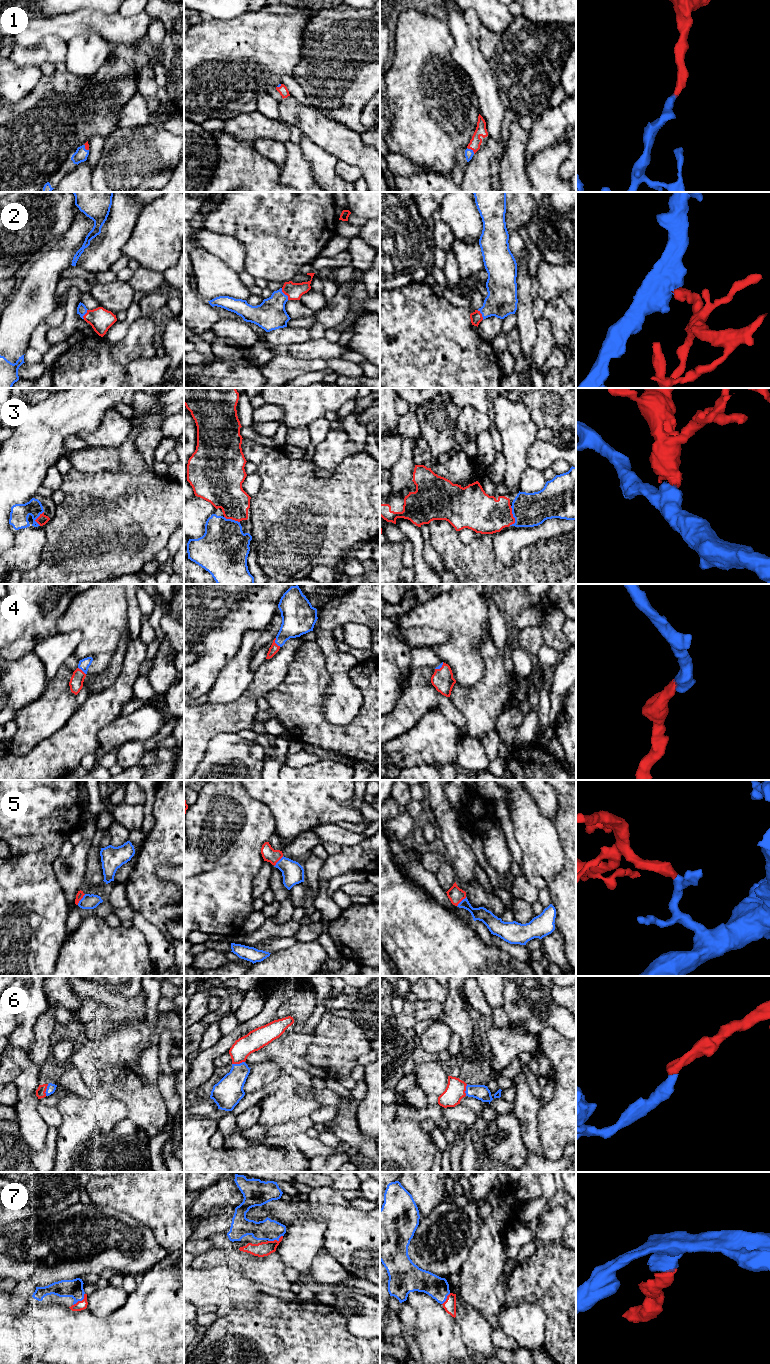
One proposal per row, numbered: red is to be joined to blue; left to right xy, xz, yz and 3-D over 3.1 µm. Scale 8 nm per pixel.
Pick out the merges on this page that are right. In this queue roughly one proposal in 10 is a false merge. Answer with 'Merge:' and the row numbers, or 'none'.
Merge: 1, 2, 3, 4, 5, 6, 7

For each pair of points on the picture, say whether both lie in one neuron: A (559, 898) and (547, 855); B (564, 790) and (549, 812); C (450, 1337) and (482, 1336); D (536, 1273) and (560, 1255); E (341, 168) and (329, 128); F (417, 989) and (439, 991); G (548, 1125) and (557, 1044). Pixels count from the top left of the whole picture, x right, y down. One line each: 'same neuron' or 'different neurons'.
A: different neurons
B: different neurons
C: different neurons
D: same neuron
E: different neurons
F: same neuron
G: same neuron

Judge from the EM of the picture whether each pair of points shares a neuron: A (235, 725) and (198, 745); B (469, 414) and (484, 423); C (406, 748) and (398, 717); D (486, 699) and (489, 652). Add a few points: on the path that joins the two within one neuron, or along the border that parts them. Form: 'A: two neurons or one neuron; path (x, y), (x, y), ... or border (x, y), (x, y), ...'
A: one neuron; path (225, 725), (216, 725), (206, 735)
B: one neuron; path (473, 418), (480, 422)
C: two neurons; border (420, 719), (407, 731), (390, 741)
D: one neuron; path (491, 687), (491, 664)

